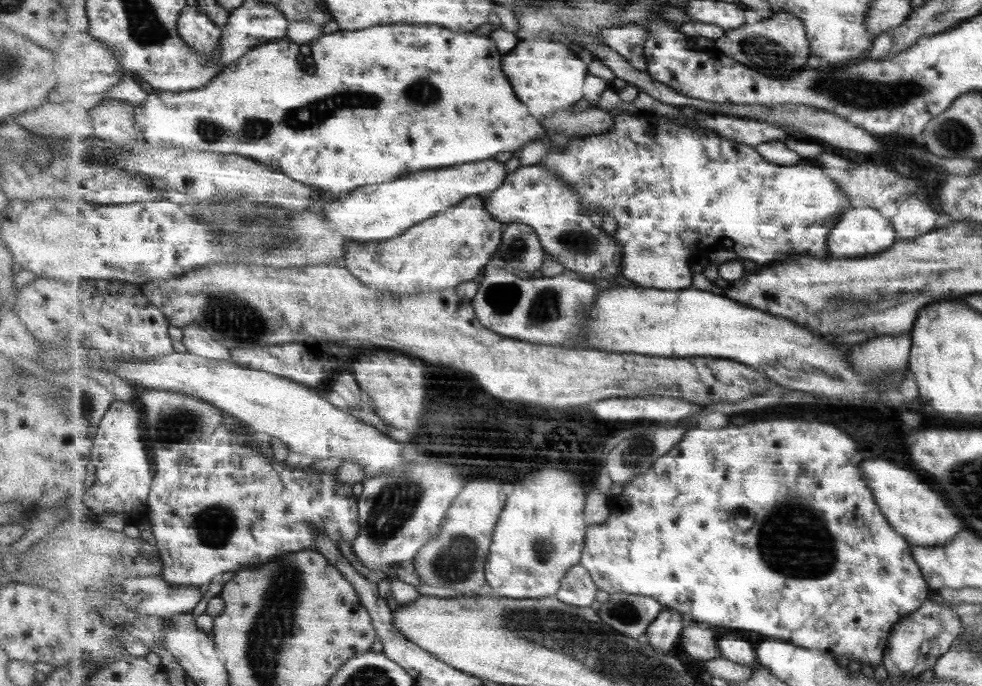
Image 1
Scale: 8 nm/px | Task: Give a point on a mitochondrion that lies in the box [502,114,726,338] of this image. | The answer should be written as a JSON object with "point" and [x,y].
{"point":[582,244]}

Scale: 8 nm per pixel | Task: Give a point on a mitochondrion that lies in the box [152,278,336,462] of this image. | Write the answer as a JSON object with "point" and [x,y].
{"point":[234,319]}

